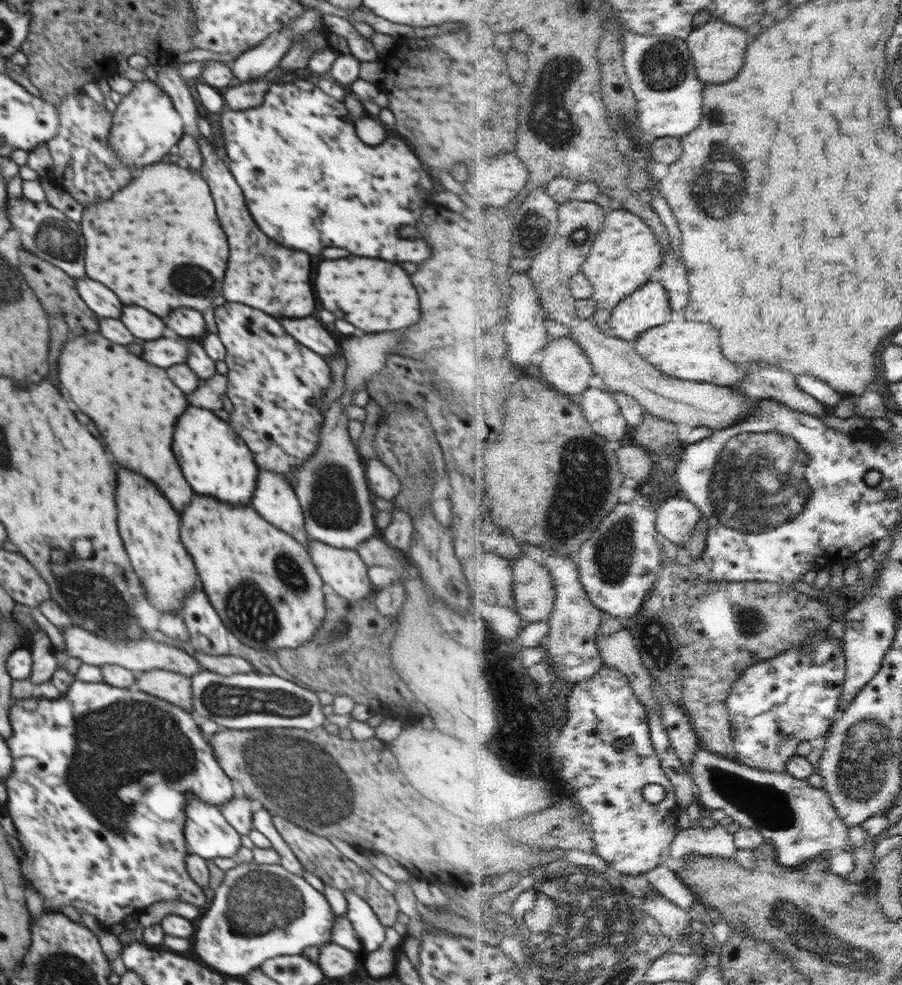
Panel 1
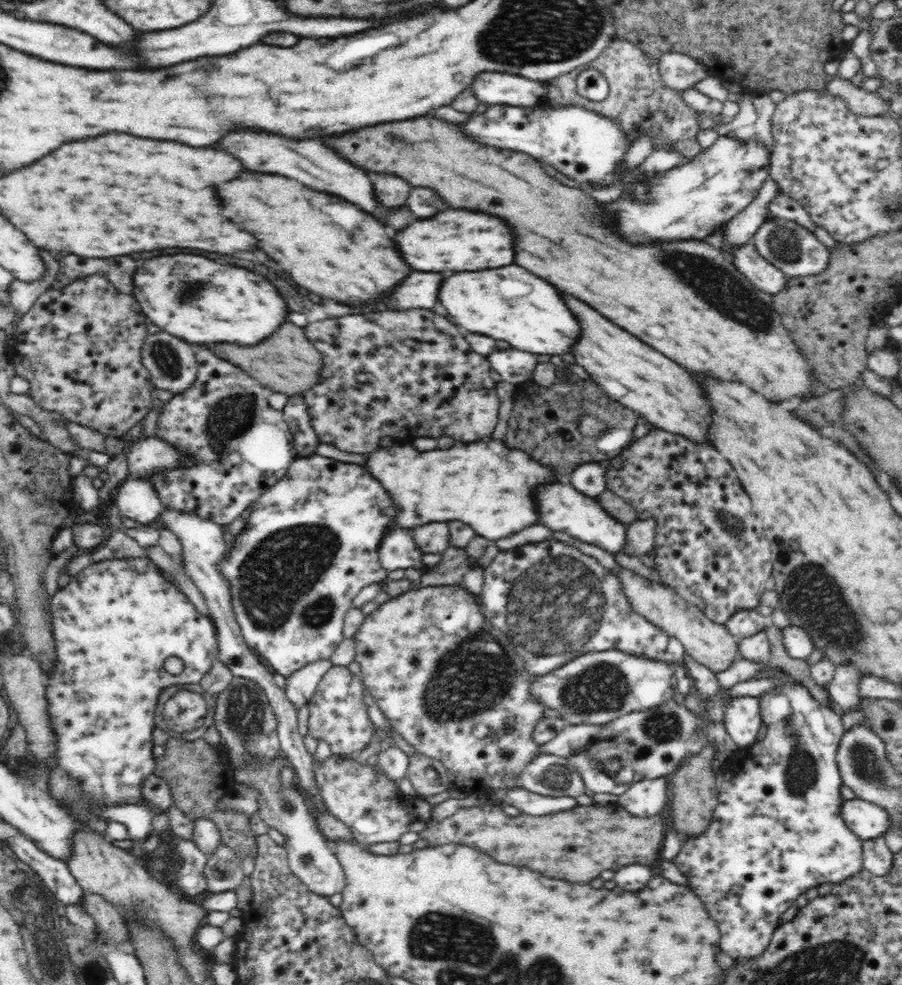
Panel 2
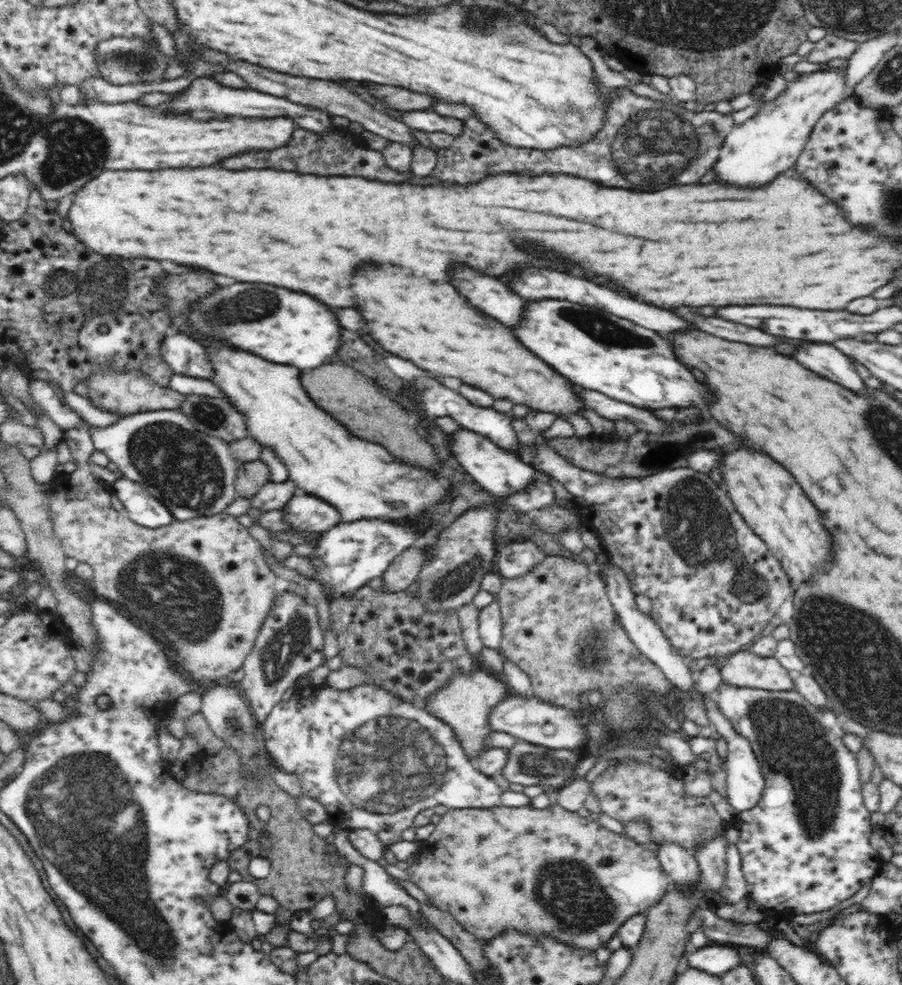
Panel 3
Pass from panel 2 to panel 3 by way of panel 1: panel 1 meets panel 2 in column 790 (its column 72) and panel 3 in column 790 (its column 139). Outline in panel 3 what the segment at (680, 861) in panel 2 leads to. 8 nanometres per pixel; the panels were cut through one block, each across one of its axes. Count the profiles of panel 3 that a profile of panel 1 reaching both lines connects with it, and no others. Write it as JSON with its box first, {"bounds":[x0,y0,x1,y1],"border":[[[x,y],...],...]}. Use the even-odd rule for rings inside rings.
{"bounds":[717,683,884,925],"border":[[[722,683],[718,686],[718,691],[720,692],[720,701],[717,703],[719,710],[731,722],[734,730],[749,740],[754,754],[759,758],[761,771],[765,775],[765,787],[761,799],[755,804],[755,807],[740,811],[732,818],[734,826],[738,829],[737,848],[741,858],[741,870],[747,880],[747,894],[761,908],[763,916],[771,923],[783,925],[784,920],[790,915],[814,914],[814,912],[830,910],[840,902],[854,896],[858,890],[870,885],[871,880],[878,874],[884,861],[870,844],[869,833],[873,829],[870,824],[871,812],[866,809],[864,804],[862,781],[860,781],[860,770],[856,763],[856,755],[844,745],[842,741],[844,731],[836,722],[833,710],[813,706],[795,690],[776,692],[757,688],[740,688]]]}

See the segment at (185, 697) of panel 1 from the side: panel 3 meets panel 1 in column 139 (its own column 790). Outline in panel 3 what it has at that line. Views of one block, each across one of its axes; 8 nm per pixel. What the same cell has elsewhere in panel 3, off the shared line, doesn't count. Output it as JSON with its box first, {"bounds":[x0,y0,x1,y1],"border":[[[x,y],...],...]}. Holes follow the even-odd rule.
{"bounds":[719,648,795,692],"border":[[[750,648],[729,655],[719,671],[723,684],[776,692],[795,690],[788,670],[775,656],[761,657]]]}

